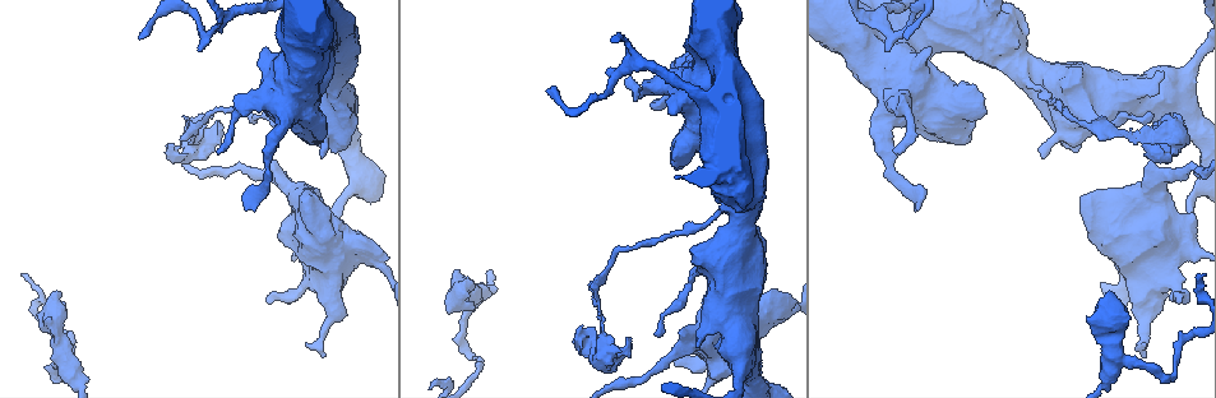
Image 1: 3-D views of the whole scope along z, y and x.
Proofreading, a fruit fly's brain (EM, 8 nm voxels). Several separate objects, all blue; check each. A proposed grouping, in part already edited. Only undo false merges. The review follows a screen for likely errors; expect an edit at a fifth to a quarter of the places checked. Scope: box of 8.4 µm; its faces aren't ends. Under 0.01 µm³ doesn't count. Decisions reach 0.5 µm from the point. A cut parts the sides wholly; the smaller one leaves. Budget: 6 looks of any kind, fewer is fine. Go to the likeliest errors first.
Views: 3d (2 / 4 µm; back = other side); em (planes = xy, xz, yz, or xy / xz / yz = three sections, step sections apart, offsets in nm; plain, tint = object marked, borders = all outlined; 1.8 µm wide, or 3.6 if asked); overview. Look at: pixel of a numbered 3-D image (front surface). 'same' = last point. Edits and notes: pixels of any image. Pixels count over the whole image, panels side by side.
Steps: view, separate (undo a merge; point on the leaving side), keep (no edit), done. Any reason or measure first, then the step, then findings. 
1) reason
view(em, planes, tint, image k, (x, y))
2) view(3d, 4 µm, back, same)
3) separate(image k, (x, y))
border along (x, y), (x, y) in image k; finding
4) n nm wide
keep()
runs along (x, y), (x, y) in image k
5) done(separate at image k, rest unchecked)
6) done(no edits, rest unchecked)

view(em, 3.6 µm, planes, tint, image 1, (1179, 230))

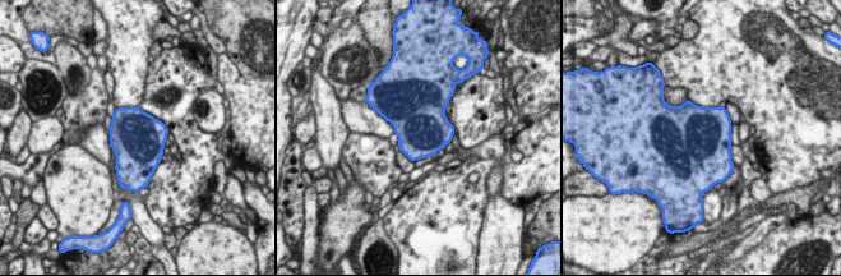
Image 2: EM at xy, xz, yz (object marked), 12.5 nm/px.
keep()
continuous, no second neuron

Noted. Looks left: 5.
arms part here
view(3d, 2 µm, image 1, (605, 343))

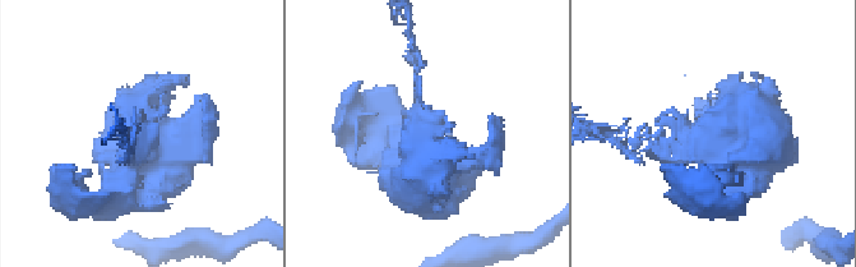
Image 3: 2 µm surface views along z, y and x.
view(em, planes, tint, image 3, (421, 134))

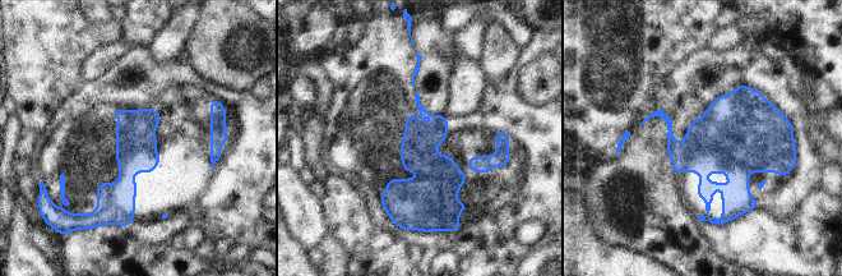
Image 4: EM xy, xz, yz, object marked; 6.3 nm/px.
keep()
runs along (147, 111), (126, 170), (128, 219) in image 4; all the same neuron

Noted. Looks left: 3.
sharp bend
view(3d, 4 µm, image 1, (1173, 366))

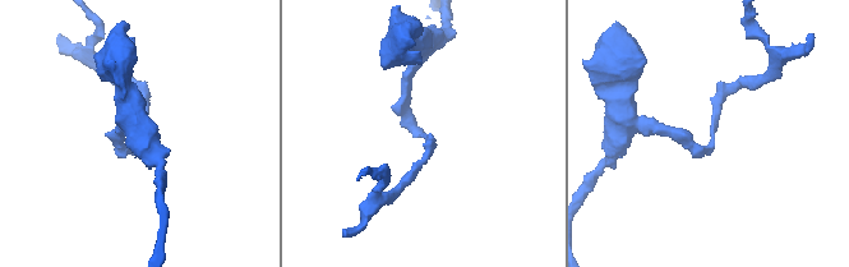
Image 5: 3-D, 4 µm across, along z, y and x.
view(em, 3.6 µm, planes, tint, image 5, (418, 137))

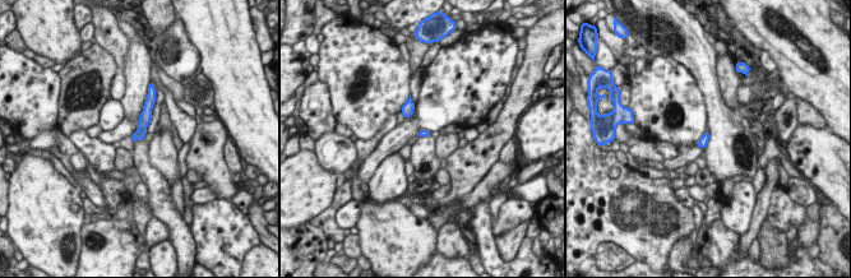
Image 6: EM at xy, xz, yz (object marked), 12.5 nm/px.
100 nm wide
keep()
all the same neuron

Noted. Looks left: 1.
done(no edits, rest unchecked)

